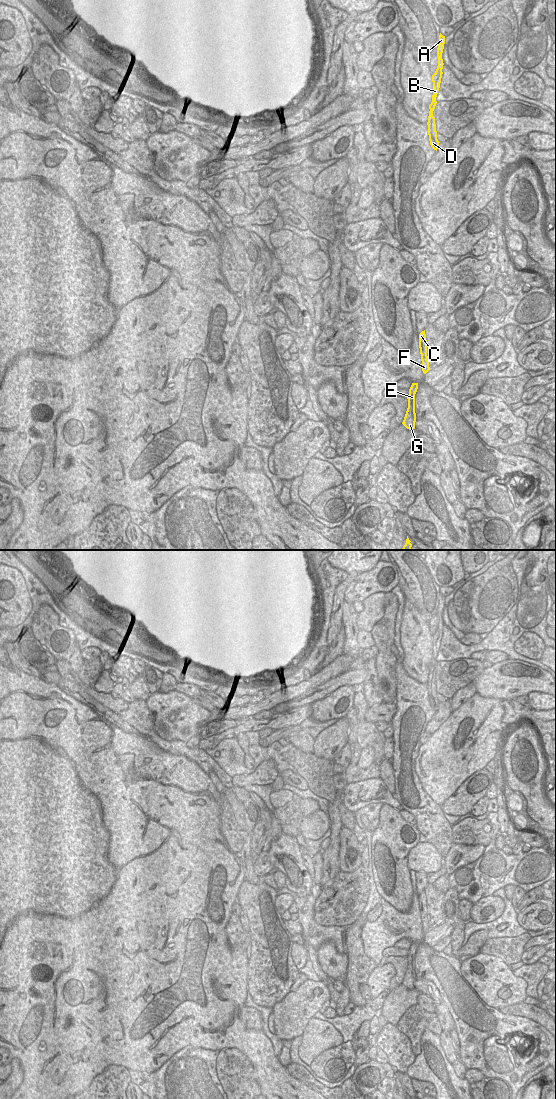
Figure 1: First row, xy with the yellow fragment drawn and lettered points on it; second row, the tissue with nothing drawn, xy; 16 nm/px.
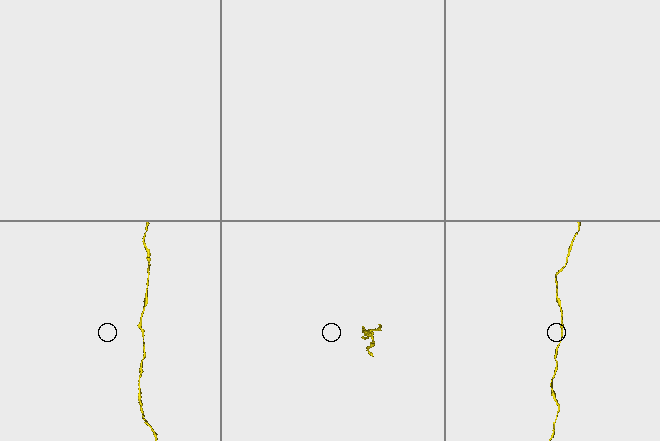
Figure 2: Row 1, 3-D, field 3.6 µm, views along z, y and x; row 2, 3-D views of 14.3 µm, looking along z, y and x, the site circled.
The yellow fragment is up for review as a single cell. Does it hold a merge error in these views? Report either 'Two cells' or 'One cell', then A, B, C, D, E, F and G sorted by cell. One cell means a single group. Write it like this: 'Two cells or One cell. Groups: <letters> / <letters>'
One cell. Groups: A B C D E F G.

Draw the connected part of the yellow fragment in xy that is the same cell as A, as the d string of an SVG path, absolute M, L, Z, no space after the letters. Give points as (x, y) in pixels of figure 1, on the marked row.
M441 33L439 35L439 44L437 48L437 57L438 57L438 66L435 71L435 73L432 75L432 82L433 82L433 95L432 95L432 102L429 105L429 116L428 116L428 135L429 135L429 141L431 147L437 151L439 141L437 139L437 131L436 131L436 124L435 124L435 118L433 116L433 111L435 109L435 106L437 104L436 97L440 88L441 78L442 78L442 69L443 69L443 59L442 59L442 53L444 49L445 44L445 36L443 36Z

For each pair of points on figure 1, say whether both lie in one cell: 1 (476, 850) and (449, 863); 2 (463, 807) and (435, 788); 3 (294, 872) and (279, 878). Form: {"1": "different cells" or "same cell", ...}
{"1": "same cell", "2": "different cells", "3": "different cells"}

